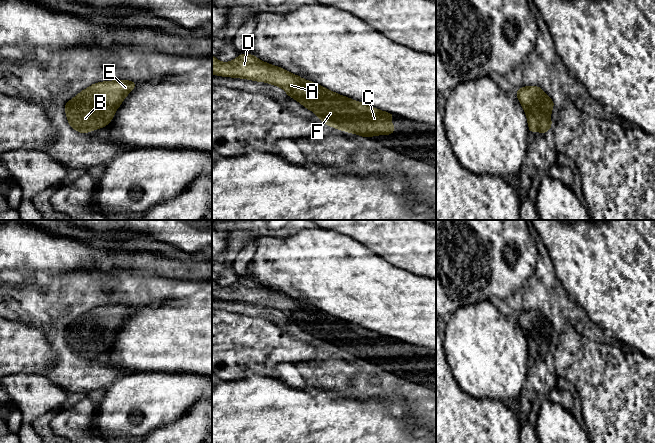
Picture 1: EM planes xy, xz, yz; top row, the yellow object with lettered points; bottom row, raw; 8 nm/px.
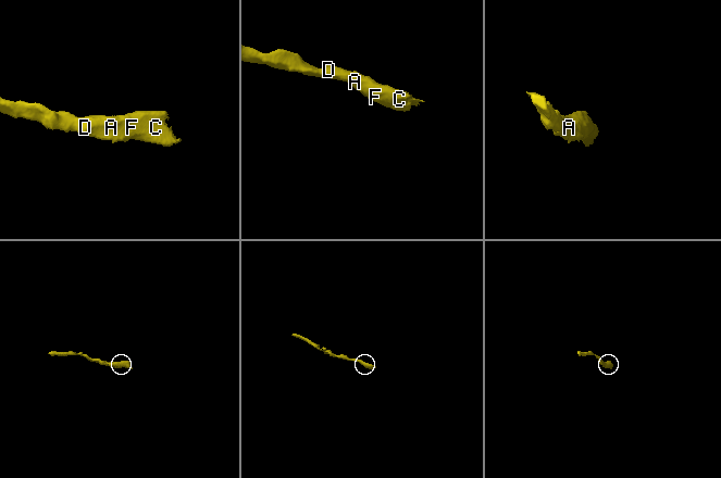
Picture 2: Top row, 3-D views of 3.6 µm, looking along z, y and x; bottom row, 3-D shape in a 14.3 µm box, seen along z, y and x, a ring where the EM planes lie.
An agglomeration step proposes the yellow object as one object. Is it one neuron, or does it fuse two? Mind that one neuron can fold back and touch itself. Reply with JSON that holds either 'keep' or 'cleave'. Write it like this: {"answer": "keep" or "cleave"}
{"answer": "keep"}

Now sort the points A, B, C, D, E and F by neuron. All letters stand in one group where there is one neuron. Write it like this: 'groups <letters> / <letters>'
groups A B C D E F

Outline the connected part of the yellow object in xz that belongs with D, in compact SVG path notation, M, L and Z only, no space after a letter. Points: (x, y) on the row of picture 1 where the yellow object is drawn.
M240 54L227 63L220 62L212 55L212 74L279 86L290 98L313 111L325 125L350 134L373 137L393 134L395 131L395 125L388 122L395 117L394 114L327 90L283 68L263 62L251 54Z

